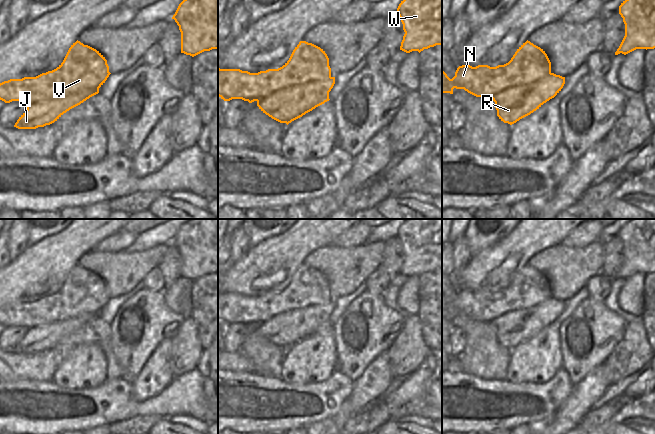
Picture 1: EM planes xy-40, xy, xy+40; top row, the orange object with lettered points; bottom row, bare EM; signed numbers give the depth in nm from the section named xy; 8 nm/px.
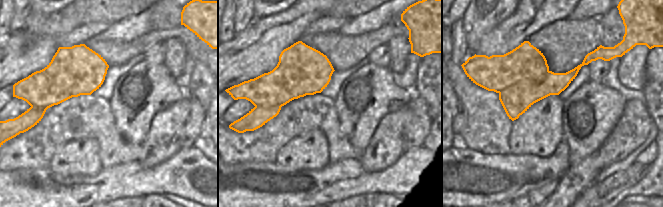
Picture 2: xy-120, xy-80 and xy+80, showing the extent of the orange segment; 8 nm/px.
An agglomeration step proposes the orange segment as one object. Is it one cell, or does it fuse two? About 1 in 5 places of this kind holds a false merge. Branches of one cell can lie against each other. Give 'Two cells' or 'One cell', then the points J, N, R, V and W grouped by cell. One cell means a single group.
One cell. Groups: J N R V W

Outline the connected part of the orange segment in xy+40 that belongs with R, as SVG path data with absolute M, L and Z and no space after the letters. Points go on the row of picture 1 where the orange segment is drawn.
M528 40L504 65L496 67L462 65L457 68L452 79L442 70L442 93L453 94L453 89L456 88L464 89L476 97L491 97L495 102L499 119L510 125L530 115L554 98L564 84L565 77L551 72L551 62L545 51Z

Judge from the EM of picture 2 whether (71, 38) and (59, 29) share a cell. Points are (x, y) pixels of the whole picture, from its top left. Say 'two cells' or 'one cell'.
two cells

